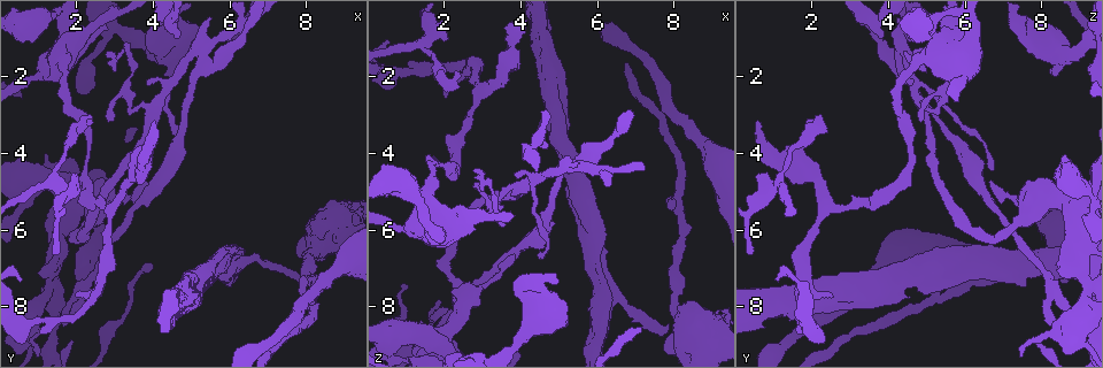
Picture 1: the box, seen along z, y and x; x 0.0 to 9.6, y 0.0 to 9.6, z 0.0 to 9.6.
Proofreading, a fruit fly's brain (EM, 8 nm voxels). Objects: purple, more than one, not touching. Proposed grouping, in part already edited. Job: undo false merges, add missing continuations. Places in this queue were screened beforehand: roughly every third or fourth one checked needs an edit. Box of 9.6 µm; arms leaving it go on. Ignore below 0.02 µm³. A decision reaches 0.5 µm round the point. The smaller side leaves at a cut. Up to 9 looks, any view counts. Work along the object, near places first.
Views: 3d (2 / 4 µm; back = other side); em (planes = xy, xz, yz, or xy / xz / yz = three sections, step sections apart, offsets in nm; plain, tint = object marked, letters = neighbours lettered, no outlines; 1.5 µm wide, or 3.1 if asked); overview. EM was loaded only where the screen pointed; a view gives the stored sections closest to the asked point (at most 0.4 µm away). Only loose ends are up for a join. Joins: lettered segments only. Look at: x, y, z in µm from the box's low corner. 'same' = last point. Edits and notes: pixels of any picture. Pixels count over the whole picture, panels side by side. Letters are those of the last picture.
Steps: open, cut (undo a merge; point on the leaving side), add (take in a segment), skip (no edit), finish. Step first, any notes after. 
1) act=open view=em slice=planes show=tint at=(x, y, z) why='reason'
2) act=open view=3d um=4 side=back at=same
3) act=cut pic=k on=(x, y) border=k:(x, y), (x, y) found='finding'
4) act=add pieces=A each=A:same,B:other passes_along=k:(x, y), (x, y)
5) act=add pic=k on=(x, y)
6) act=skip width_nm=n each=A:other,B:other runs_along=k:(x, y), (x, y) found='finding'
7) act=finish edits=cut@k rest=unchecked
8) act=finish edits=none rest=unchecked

act=open view=em slice=xy step=8 show=letters at=(7.85, 7.30, 8.50) why='an open end'

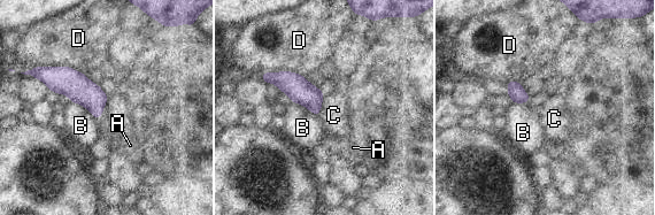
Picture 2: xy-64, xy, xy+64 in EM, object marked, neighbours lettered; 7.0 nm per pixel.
act=open view=em slice=yz step=8 show=letters at=same why='cut it another way'

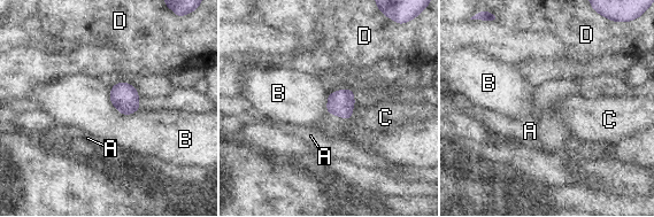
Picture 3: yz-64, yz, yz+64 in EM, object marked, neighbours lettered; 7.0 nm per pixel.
act=skip width_nm=180 each=A:other,B:other,C:other,D:other border=3:(108, 88), (121, 114), (139, 109) found='none of them fits'

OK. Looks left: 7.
act=open view=em slice=yz step=4 show=plain at=(2.05, 7.80, 2.55) why='an open end'

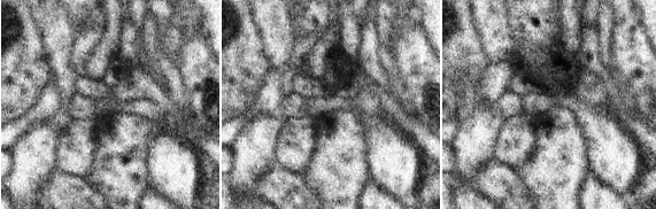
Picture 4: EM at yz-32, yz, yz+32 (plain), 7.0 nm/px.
act=open view=em slice=yz step=4 show=letters at=same

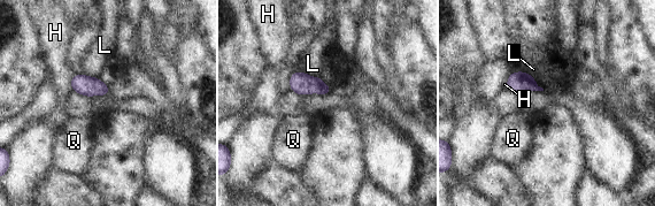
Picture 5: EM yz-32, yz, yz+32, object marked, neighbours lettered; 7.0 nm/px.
act=skip each=H:other,L:other,Q:other border=5:(303, 70), (311, 76), (320, 77) found='none of them fits'

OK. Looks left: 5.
act=open view=em slice=xy step=4 show=letters at=(2.80, 3.10, 4.90)

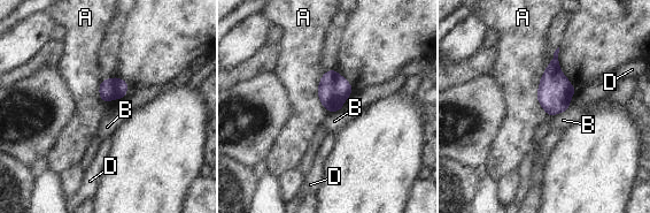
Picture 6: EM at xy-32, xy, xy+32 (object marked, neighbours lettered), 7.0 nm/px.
act=skip each=A:other,B:other,D:other found='none of them fits'

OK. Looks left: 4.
act=open view=em slice=planes show=letters at=(4.95, 2.15, 4.55) why='calibre changes'

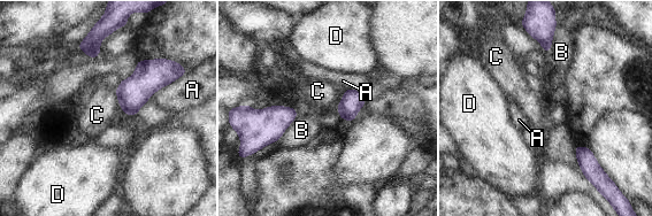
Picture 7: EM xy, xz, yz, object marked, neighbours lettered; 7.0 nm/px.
act=skip each=A:other,B:other,C:other,D:other border=7:(114, 90), (120, 106) found='one neuron here'

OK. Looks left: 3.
act=finish edits=none rest=unchecked

